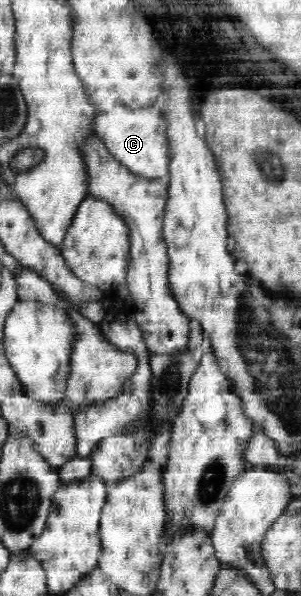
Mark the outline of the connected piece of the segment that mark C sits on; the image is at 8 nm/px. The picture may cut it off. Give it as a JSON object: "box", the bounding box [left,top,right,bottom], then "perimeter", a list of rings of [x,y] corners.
{"box":[93,101,170,180],"perimeter":[[[135,101],[129,106],[113,108],[111,112],[97,115],[93,122],[95,132],[107,150],[123,166],[133,174],[153,180],[167,180],[169,174],[170,153],[168,152],[168,139],[166,138],[167,125],[164,124],[160,107],[148,106],[147,109],[138,106]]]}

